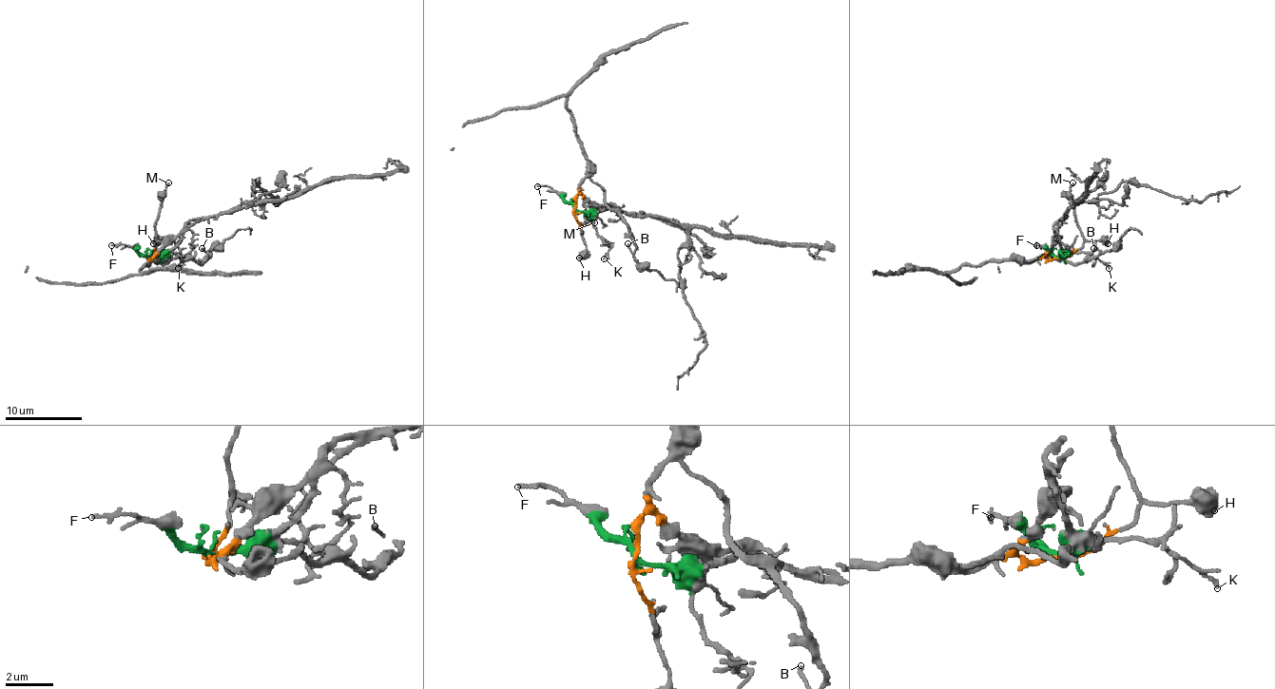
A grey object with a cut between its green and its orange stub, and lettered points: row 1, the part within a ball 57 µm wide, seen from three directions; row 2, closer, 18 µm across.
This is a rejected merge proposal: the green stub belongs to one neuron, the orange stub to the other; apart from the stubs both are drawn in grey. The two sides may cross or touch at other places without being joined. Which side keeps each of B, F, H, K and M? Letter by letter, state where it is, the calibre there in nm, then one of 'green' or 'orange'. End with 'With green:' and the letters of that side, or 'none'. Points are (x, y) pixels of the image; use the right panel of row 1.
B: at (1093, 248); 130 nm thick; orange
F: at (1036, 245); 140 nm thick; green
H: at (1108, 243); 600 nm thick; orange
K: at (1109, 268); 130 nm thick; green
M: at (1072, 182); 150 nm thick; orange
With green: F, K

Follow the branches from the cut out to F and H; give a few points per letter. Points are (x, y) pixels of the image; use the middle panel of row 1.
F: (574, 208), (550, 187), (536, 185)
H: (574, 208), (574, 218), (587, 247), (578, 258)

